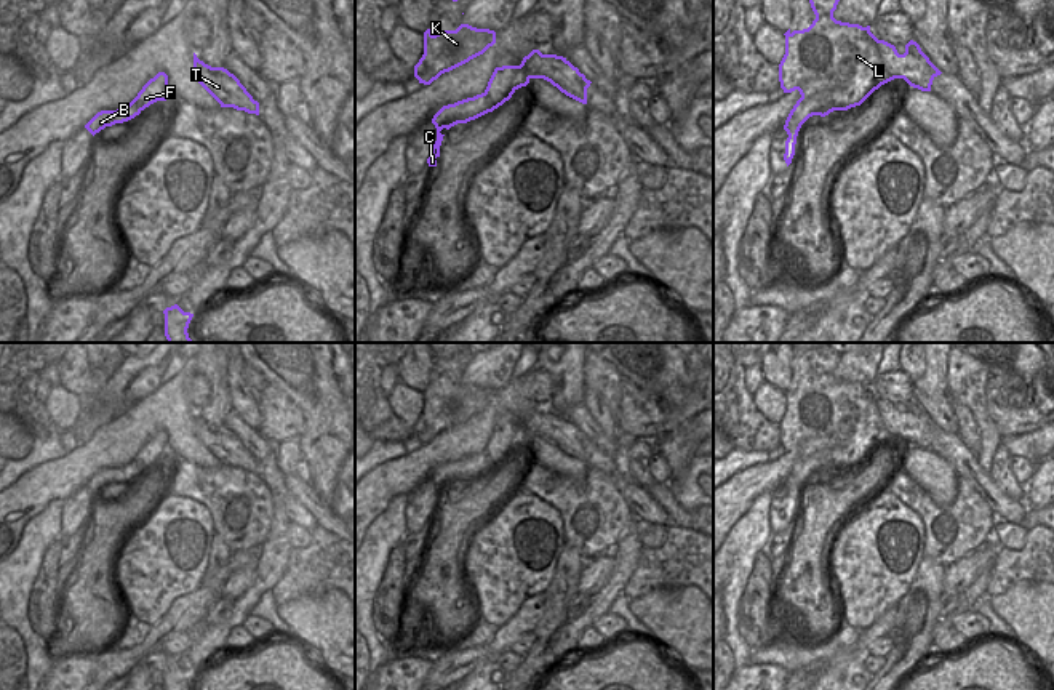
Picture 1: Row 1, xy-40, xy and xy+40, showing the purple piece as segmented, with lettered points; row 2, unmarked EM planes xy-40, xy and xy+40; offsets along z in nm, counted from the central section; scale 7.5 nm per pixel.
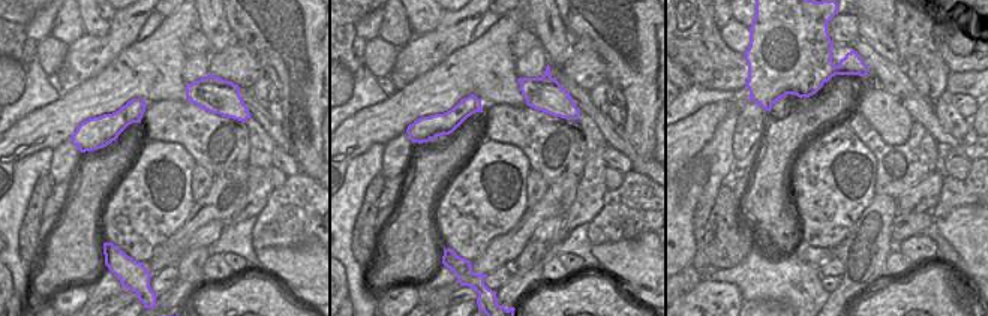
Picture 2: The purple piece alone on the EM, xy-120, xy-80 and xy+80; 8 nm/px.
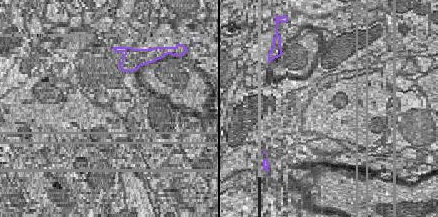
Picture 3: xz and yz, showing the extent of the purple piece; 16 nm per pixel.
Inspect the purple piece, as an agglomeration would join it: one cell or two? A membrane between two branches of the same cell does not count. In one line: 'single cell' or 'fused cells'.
fused cells

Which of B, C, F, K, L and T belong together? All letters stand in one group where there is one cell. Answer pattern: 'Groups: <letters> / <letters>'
Groups: B C F K L / T.

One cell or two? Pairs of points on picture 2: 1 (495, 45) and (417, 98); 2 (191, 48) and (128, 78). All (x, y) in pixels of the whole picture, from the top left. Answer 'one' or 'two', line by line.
1: one
2: two

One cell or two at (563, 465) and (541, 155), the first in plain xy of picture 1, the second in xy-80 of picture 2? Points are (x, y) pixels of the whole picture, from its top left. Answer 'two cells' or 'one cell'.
two cells

